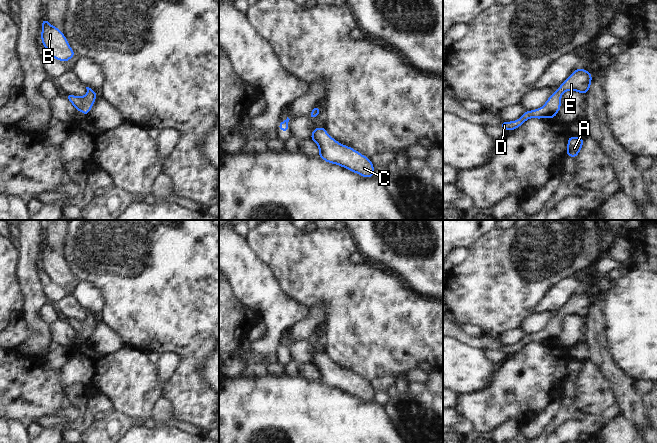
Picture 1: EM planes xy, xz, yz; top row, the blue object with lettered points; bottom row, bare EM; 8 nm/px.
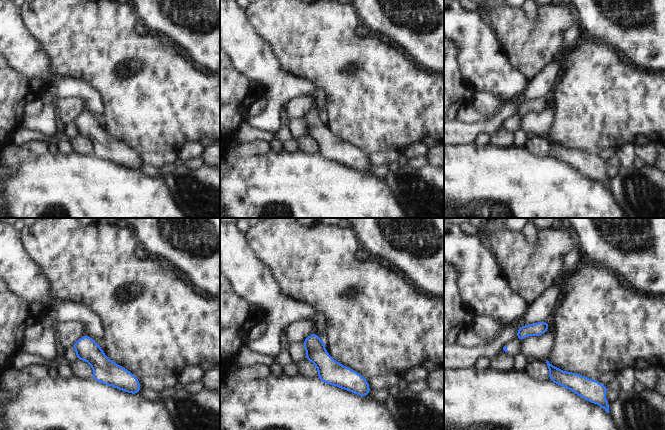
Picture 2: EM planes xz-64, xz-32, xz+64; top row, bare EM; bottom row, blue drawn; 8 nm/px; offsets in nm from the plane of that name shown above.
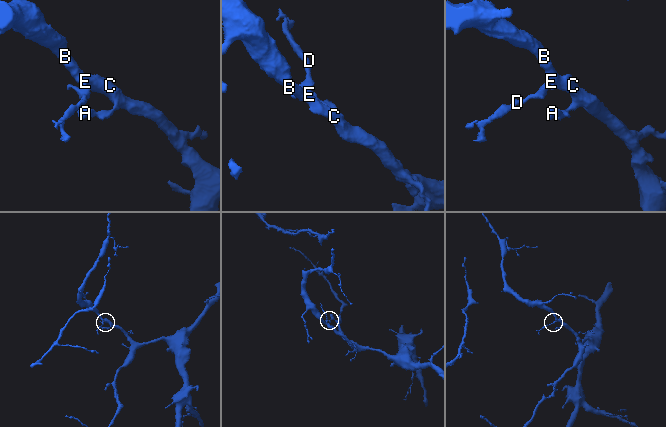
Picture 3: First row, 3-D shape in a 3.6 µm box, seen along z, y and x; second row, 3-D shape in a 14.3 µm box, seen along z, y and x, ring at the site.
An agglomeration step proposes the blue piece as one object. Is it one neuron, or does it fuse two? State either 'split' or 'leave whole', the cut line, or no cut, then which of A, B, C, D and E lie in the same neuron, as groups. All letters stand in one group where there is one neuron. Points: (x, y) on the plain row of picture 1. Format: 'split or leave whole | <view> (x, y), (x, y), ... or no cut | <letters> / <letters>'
leave whole | no cut | A B C D E

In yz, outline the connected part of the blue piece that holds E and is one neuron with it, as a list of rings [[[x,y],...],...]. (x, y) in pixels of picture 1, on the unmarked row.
[[[582,291],[577,292],[553,318],[547,323],[545,328],[534,334],[525,335],[524,338],[515,345],[505,346],[499,349],[506,355],[513,355],[519,352],[525,345],[531,342],[552,343],[556,341],[561,332],[562,318],[566,315],[576,315],[578,317],[587,318],[592,306],[592,299],[590,295],[584,294]]]

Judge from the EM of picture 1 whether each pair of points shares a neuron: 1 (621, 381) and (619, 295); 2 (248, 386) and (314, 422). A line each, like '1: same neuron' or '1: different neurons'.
1: different neurons
2: same neuron

